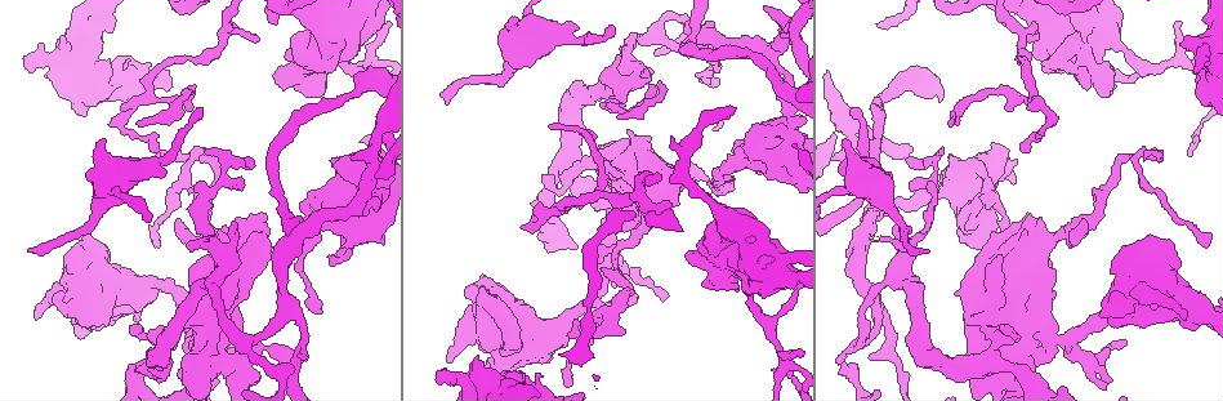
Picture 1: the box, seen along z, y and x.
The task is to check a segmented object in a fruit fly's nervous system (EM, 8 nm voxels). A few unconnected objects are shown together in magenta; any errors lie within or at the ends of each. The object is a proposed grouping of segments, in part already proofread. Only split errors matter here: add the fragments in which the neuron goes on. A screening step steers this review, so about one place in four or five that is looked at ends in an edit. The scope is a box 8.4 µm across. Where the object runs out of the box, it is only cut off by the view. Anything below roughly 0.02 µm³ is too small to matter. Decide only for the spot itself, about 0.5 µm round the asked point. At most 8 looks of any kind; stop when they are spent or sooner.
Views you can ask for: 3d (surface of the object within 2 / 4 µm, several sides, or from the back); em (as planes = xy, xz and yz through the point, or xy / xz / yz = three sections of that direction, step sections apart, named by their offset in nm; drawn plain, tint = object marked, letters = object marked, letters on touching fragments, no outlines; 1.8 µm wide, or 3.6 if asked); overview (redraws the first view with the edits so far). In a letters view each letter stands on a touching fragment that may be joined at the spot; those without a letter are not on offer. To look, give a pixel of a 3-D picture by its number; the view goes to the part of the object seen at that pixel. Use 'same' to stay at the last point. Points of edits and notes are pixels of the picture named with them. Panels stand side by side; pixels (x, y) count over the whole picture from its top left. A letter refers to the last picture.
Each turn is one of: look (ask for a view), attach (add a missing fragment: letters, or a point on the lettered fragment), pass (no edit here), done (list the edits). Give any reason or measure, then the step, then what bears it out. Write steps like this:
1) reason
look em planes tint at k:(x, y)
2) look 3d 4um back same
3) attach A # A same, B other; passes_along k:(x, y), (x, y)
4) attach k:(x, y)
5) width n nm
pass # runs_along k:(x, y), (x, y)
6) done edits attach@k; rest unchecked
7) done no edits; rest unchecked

branch stops here
look em planes letters at 1:(34, 71)

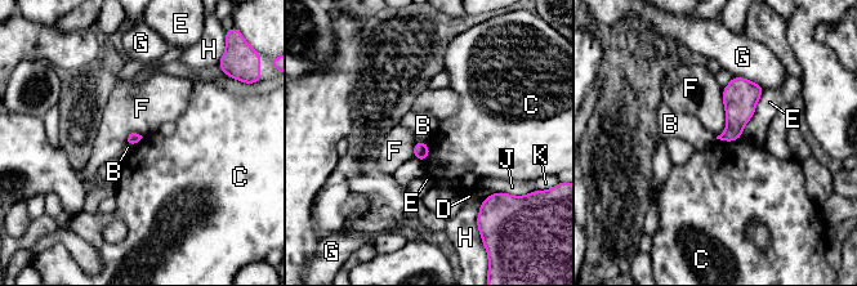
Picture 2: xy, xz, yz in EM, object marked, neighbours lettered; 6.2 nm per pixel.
pass # B other, C other, D other, E other, F other, G other, H other, J other, K other; none of them fits

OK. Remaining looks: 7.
abrupt turn
look em planes letters at 1:(1126, 155)

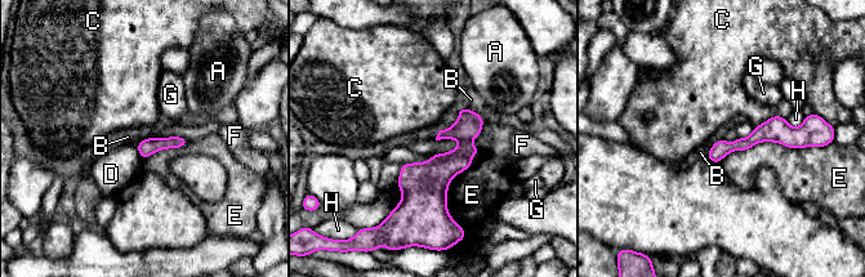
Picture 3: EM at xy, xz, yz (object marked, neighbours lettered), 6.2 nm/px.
pass # A other, B other, C other, D other, E other, F other, G other, H other; runs_along 3:(477, 117), (466, 148), (406, 210); no lettered fragment goes on from it

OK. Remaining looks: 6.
calibre changes
look em planes letters at 1:(1203, 312)

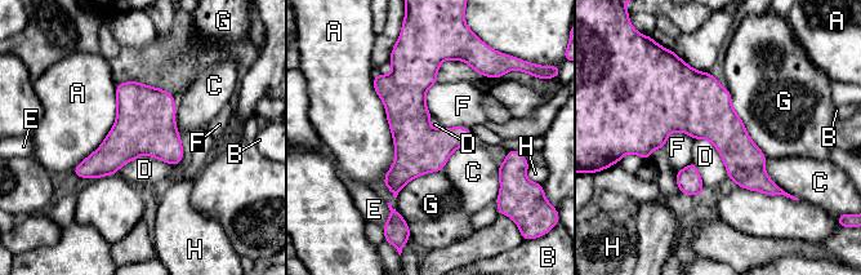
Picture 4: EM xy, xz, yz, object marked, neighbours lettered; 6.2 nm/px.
longest_contact A 650 nm
pass # A other, B other, C other, D other, E other, F other, G other, H other; runs_along 4:(424, 62), (395, 190); no lettered fragment goes on from it

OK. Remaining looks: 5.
narrows sharply
look 3d 2um at 1:(257, 373)

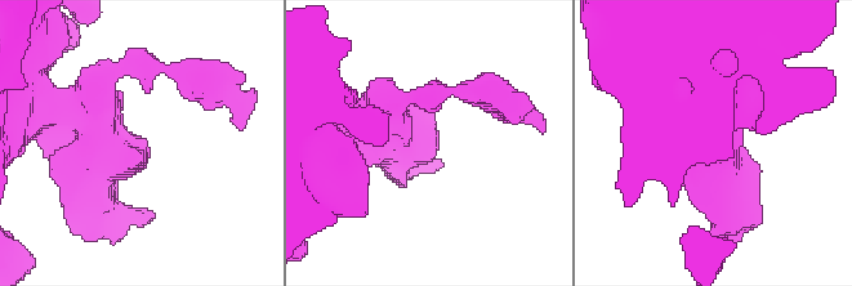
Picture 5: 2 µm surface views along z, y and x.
look em planes letters at 5:(142, 146)

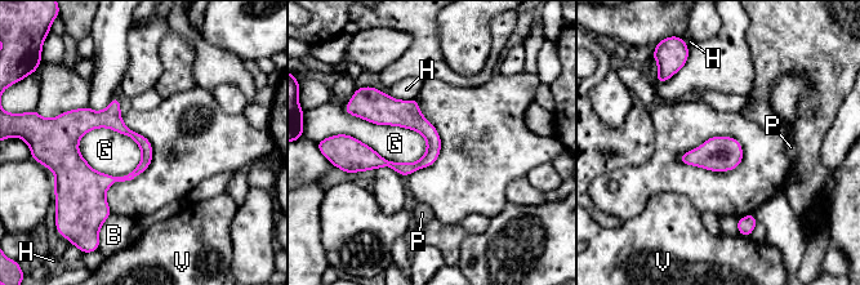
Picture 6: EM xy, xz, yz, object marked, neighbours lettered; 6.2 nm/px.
width 70 nm
pass # B other, G other, H other, P other, V other; border 6:(348, 112), (417, 130), (426, 154); none of them fits

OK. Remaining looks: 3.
done no edits; rest unchecked

